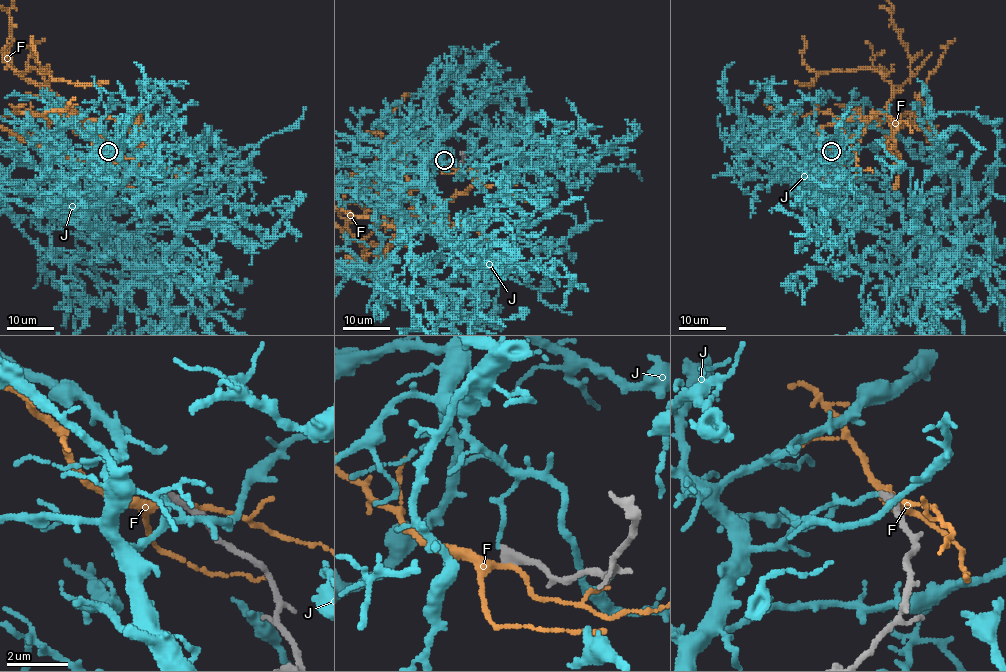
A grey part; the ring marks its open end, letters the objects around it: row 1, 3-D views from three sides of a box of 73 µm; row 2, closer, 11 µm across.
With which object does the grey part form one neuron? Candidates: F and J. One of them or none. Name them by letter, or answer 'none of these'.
none of these

